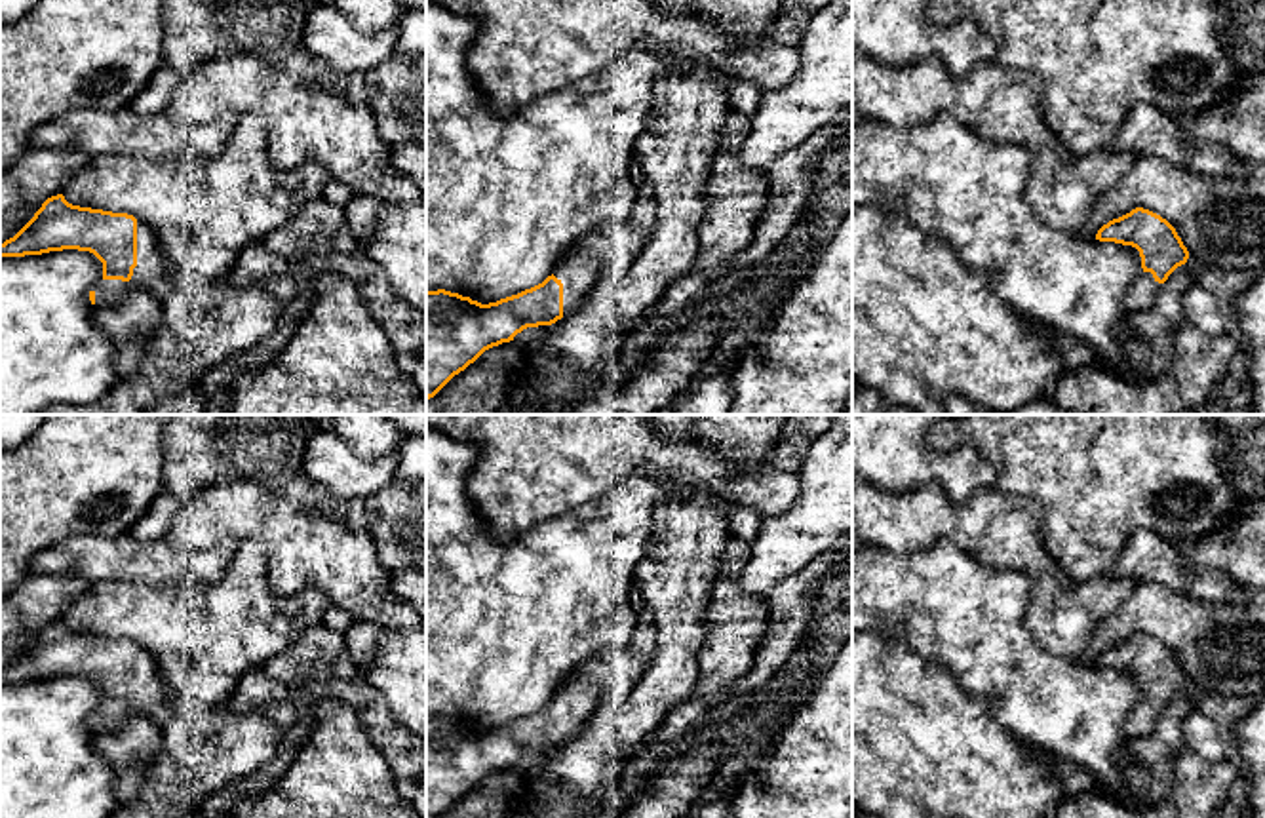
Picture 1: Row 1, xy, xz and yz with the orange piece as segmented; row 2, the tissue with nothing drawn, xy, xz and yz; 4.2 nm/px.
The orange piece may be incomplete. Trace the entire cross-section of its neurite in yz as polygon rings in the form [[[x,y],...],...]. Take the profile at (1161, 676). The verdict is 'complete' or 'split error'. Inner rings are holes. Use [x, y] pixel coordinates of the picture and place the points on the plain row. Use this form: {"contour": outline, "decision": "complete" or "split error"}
{"contour": [[[1143,633],[1103,651],[1096,666],[1132,672],[1139,677],[1143,698],[1126,721],[1128,740],[1151,734],[1168,702],[1189,685],[1176,654]]], "decision": "split error"}

